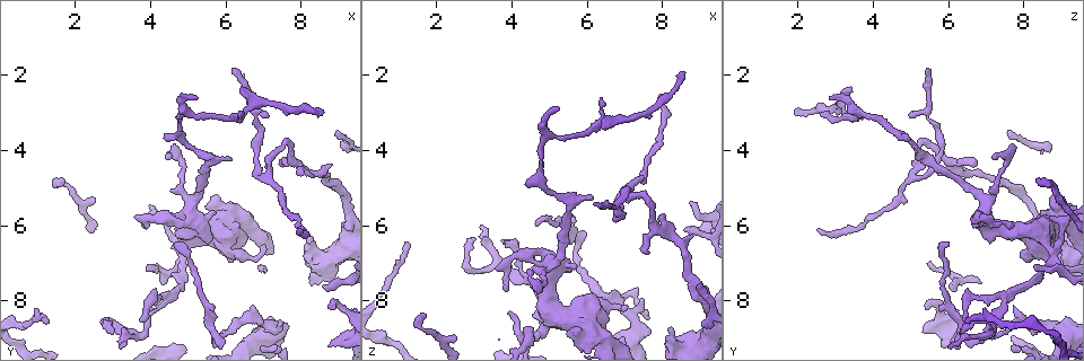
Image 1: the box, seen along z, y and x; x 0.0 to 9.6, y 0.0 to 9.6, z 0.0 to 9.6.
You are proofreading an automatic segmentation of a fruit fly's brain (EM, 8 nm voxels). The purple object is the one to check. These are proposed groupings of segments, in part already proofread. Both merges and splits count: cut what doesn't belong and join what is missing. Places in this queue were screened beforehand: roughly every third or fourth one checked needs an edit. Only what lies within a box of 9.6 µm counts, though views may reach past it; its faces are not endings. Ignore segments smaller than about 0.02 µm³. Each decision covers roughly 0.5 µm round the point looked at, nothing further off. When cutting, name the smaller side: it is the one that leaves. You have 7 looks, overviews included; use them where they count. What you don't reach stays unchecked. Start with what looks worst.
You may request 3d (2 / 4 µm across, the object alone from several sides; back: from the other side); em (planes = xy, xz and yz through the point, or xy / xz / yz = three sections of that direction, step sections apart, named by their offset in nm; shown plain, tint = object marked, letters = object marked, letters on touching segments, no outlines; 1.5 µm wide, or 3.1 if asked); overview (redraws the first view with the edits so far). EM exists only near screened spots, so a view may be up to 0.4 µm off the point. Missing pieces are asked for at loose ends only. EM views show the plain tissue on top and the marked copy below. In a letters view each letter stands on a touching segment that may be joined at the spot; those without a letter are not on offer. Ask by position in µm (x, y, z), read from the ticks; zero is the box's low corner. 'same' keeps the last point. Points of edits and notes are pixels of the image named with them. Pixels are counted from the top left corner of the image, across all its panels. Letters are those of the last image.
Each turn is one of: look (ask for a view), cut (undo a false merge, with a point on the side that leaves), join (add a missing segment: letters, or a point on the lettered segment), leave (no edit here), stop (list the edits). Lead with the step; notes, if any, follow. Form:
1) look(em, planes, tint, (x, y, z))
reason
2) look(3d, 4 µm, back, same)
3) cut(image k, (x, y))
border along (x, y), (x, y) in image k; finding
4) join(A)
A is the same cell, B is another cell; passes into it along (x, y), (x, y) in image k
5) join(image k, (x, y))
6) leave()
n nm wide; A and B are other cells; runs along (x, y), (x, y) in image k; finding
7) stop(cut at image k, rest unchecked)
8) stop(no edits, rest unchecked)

look(em, yz, step 4, letters, (3.70, 8.60, 6.40))
branch stops here

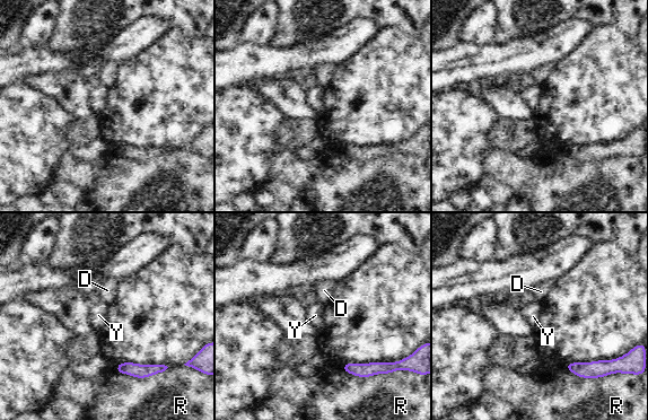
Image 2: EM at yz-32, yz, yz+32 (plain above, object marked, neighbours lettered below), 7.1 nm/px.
look(em, xy, step 4, letters, same)
cut it another way

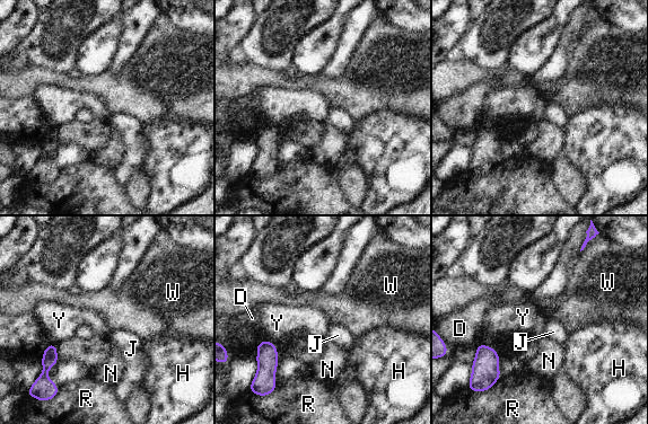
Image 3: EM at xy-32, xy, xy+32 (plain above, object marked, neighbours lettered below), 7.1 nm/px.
leave()
D, H, J, N, R, W and Y are other cells; border along (265, 338), (276, 343) in image 3; none of them fits

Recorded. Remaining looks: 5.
look(3d, 2 µm, (8.05, 6.15, 2.55))
tapers out

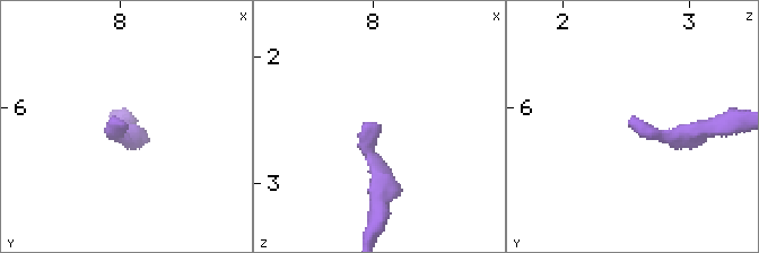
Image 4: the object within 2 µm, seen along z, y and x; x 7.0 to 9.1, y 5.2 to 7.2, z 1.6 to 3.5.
look(em, yz, step 8, tint, (8.02, 6.14, 2.54))
shape alone is not enough

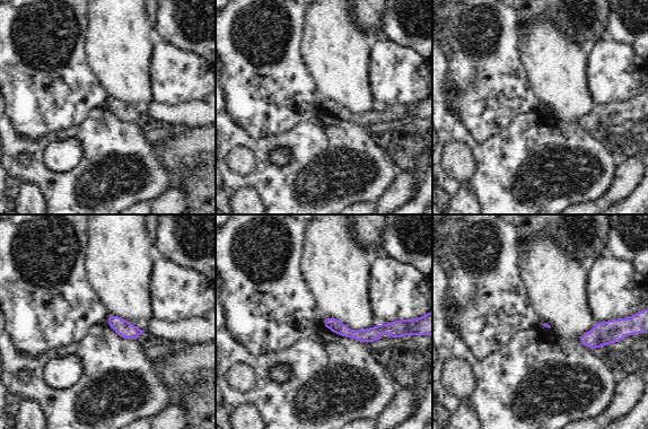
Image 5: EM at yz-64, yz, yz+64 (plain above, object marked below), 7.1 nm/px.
look(em, planes, letters, same)
cut it another way

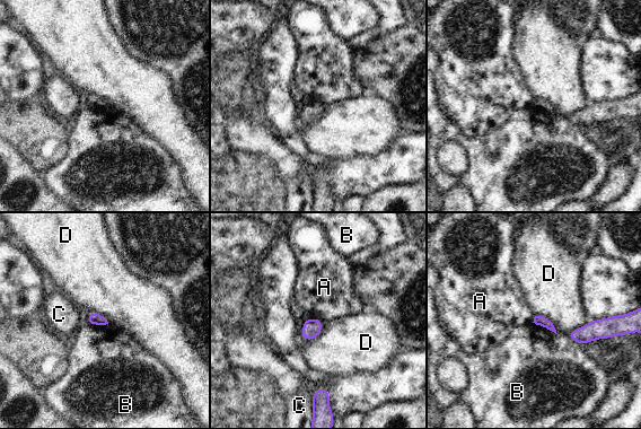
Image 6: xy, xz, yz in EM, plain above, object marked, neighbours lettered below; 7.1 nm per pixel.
leave()
80 nm wide; A, B, C and D are other cells; border along (306, 317), (317, 317), (322, 321) in image 6; no lettered segment goes on from it

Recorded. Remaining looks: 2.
look(em, yz, step 4, tint, (5.75, 5.20, 8.95))
thick end

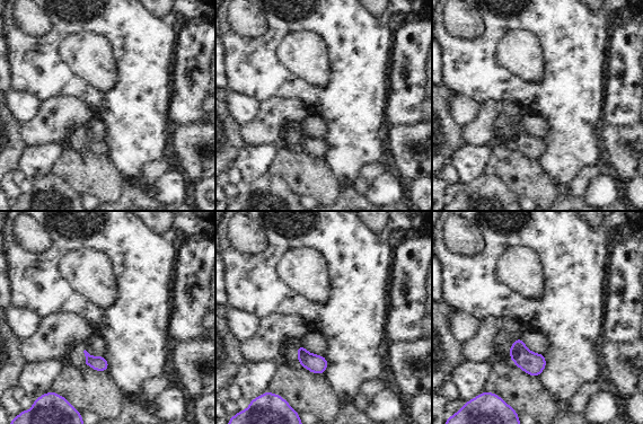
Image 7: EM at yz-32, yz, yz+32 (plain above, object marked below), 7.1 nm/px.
look(em, yz, step 4, letters, same)
see the neighbours

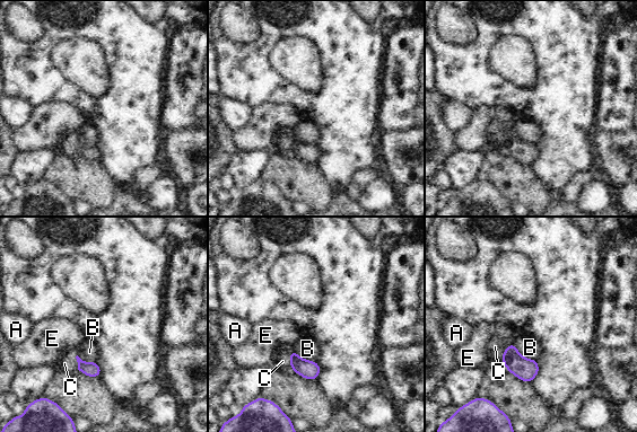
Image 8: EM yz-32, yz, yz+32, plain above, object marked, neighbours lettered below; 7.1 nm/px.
leave()
B touches over 220 nm; A, B, C and E are other cells; border along (513, 342), (522, 355), (535, 360) in image 8; none of them fits

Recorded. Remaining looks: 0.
stop(no edits, rest unchecked)

